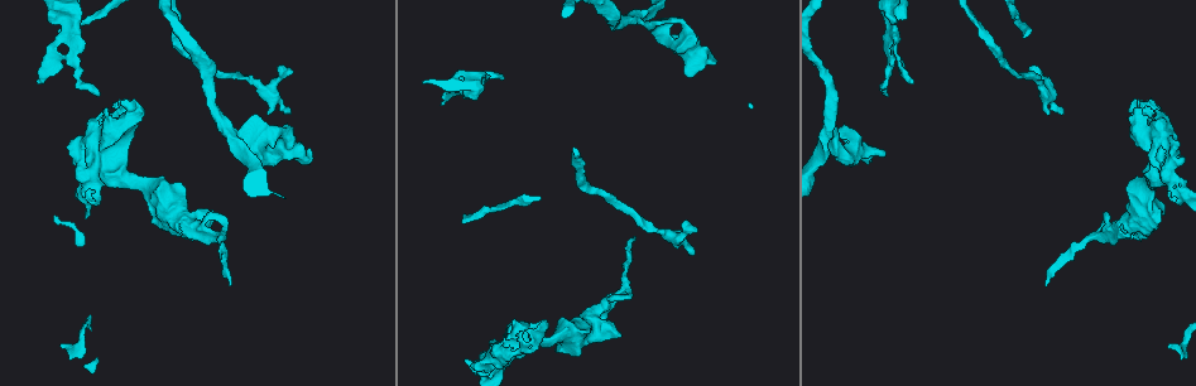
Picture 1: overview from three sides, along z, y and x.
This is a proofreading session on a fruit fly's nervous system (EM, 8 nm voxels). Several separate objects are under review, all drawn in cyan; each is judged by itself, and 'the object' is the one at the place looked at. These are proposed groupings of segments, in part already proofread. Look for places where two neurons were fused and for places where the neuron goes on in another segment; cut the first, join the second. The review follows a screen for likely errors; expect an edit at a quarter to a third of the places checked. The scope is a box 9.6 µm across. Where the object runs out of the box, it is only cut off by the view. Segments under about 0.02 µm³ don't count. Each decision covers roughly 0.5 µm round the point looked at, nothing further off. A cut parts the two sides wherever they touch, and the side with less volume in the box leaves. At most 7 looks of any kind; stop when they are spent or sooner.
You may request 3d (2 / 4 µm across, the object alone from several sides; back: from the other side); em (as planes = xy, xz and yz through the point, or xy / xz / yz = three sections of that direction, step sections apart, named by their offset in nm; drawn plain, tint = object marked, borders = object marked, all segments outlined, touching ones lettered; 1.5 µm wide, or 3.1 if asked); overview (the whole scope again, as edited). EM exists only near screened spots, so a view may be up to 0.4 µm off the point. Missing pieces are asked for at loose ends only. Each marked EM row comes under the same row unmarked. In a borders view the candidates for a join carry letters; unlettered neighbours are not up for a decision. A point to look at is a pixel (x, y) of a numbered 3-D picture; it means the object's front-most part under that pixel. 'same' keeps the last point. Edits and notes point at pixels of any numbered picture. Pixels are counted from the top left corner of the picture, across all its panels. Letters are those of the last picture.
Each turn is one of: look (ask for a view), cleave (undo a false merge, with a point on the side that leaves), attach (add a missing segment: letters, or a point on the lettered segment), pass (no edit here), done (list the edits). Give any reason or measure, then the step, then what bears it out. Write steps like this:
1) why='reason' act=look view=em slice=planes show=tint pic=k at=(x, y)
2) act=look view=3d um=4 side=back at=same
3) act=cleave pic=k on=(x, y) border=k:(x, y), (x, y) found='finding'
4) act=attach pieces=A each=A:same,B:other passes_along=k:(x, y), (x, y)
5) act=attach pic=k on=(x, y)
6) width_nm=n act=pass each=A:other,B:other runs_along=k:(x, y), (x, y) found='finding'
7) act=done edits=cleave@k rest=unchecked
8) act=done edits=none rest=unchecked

why='an open end' act=look view=3d um=2 pic=1 at=(888, 93)

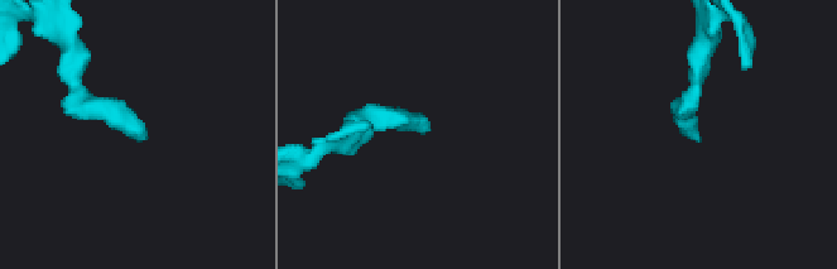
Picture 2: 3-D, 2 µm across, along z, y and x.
act=look view=em slice=yz step=8 show=tint pic=2 at=(147, 137)

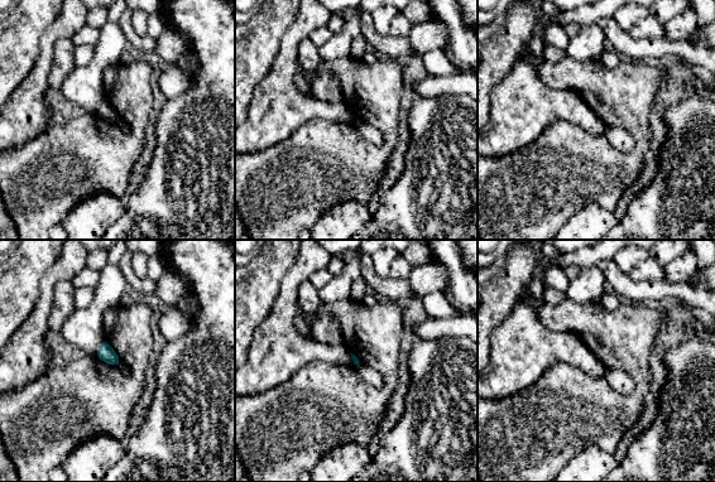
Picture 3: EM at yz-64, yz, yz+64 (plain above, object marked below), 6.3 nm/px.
why='cut it another way' act=look view=em slice=xy step=8 show=borders at=same

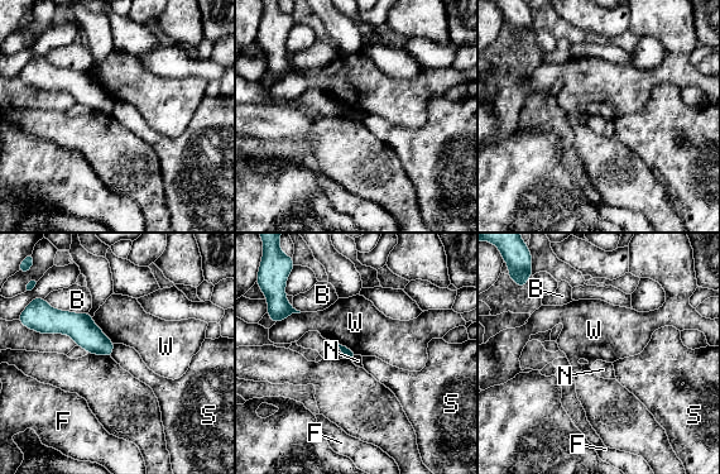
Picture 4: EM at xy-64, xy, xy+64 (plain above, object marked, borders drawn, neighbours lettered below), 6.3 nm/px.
act=pass each=B:other,F:other,N:other,S:other,W:other border=4:(356, 354), (351, 359) found='none of them fits'

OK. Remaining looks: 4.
why='an open end' act=look view=3d um=4 pic=1 at=(714, 62)

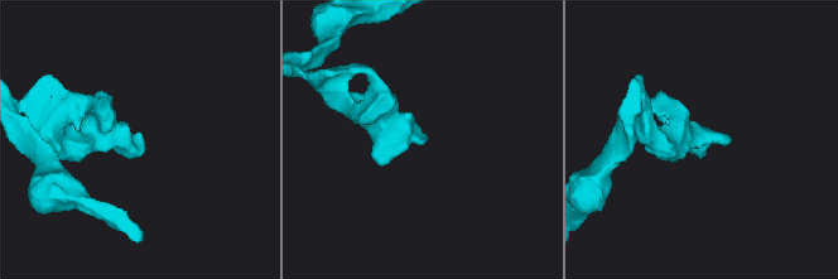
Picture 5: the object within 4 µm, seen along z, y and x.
why='now the EM' act=look view=em slice=xz step=4 show=borders pic=5 at=(143, 151)

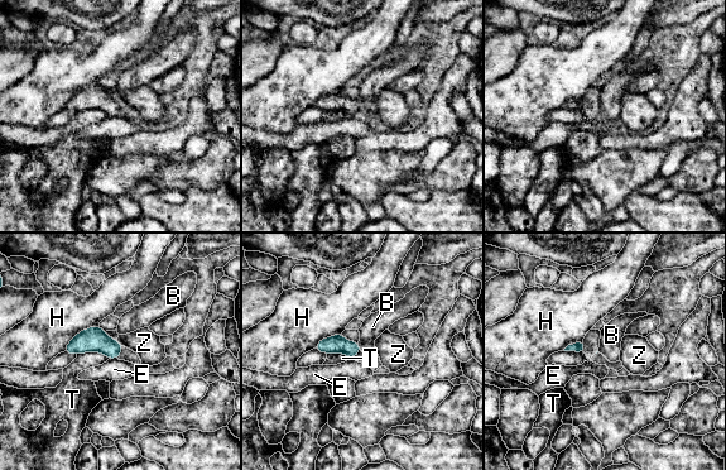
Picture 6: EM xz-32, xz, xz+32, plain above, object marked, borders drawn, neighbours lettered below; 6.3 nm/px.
act=pass each=B:other,E:other,H:other,T:other,Z:other found='none of them fits'

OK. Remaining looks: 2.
why='branch stops here' act=look view=em slice=xy step=8 show=borders pic=1 at=(681, 226)

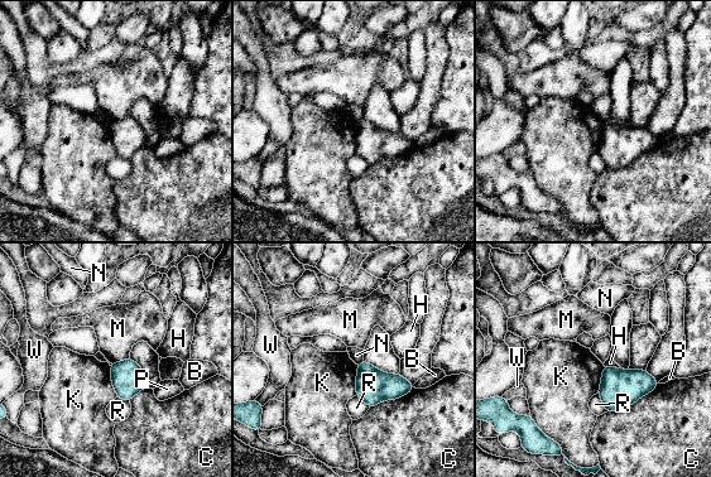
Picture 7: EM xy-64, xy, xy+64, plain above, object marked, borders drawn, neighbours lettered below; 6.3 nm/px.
act=pass each=B:other,C:other,H:other,K:other,M:other,N:other,P:other,R:other,W:other border=7:(110, 366), (110, 380), (118, 396) found='none of them fits'

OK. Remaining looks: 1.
act=done edits=none rest=unchecked

